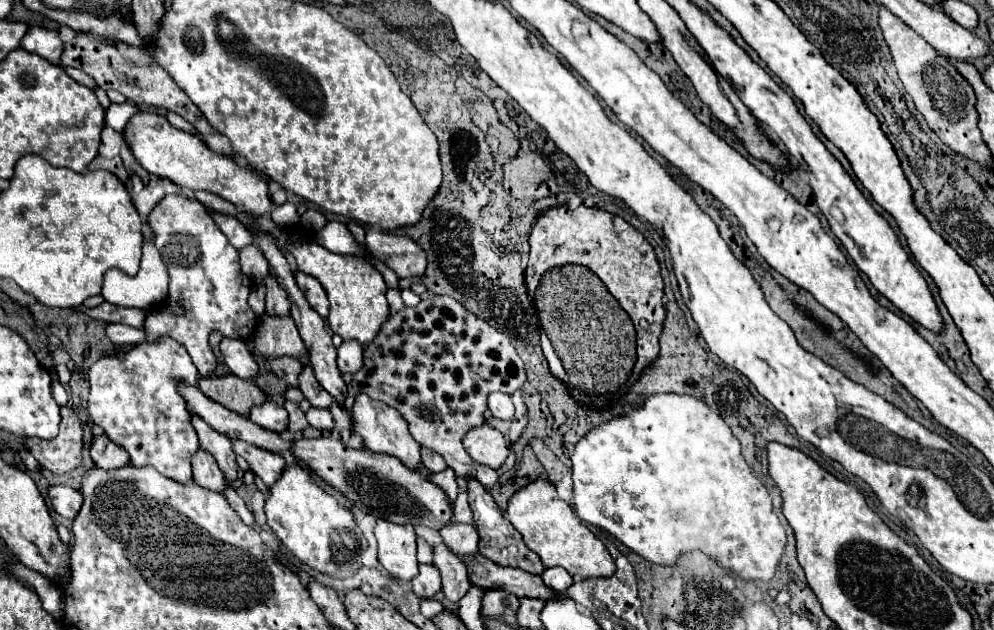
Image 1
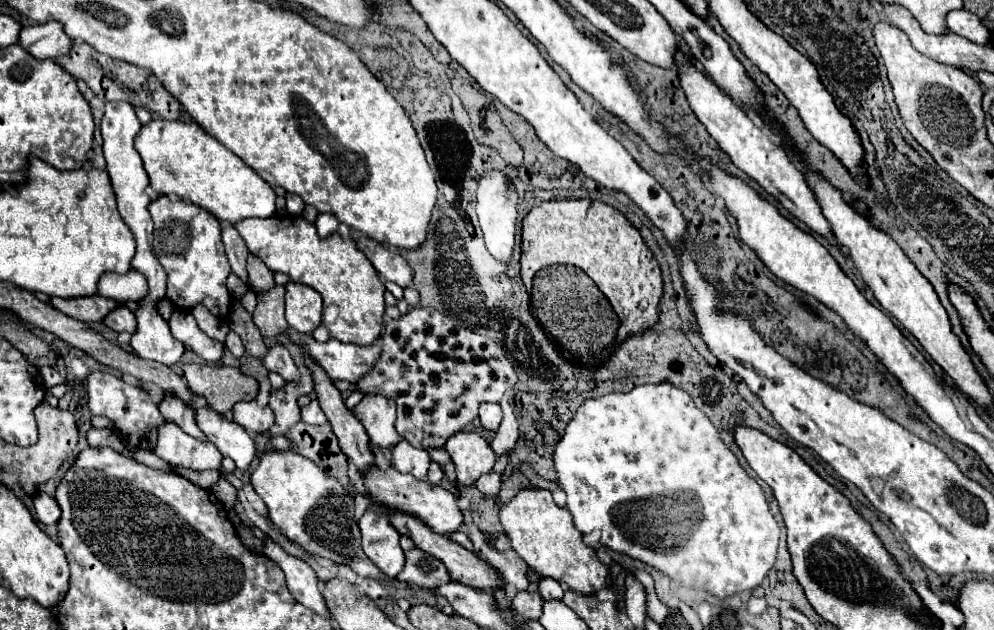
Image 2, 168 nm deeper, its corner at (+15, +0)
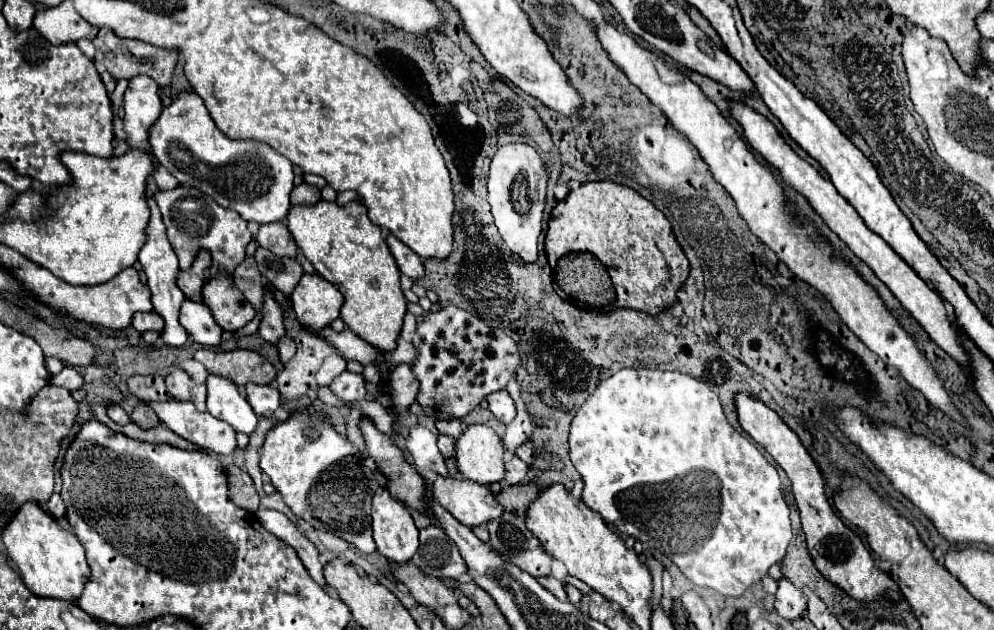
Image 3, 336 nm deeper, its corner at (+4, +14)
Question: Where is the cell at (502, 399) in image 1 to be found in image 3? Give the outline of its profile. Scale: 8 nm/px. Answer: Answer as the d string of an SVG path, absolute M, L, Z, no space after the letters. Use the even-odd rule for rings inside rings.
M497 390L497 392L489 394L487 402L489 402L489 410L493 412L493 416L497 420L509 424L515 418L515 404L507 390Z

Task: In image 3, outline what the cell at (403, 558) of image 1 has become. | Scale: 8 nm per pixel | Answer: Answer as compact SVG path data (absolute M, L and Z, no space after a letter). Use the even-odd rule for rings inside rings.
M383 490L381 494L373 496L373 540L377 544L377 550L393 562L405 564L411 560L411 556L415 554L415 550L419 548L419 530L413 524L411 512L407 510L407 506L403 506L401 502L393 500L389 496L387 490Z

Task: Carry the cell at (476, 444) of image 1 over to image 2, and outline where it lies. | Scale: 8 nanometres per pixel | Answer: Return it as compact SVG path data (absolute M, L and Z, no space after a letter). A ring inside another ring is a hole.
M456 432L448 438L446 450L456 466L456 480L462 486L474 486L496 462L496 454L478 432Z

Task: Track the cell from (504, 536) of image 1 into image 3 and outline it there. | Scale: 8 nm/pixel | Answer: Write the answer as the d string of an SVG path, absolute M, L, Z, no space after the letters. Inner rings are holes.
M439 420L437 422L437 430L439 434L445 434L445 436L451 436L451 438L459 438L459 434L463 434L463 424L461 420Z

